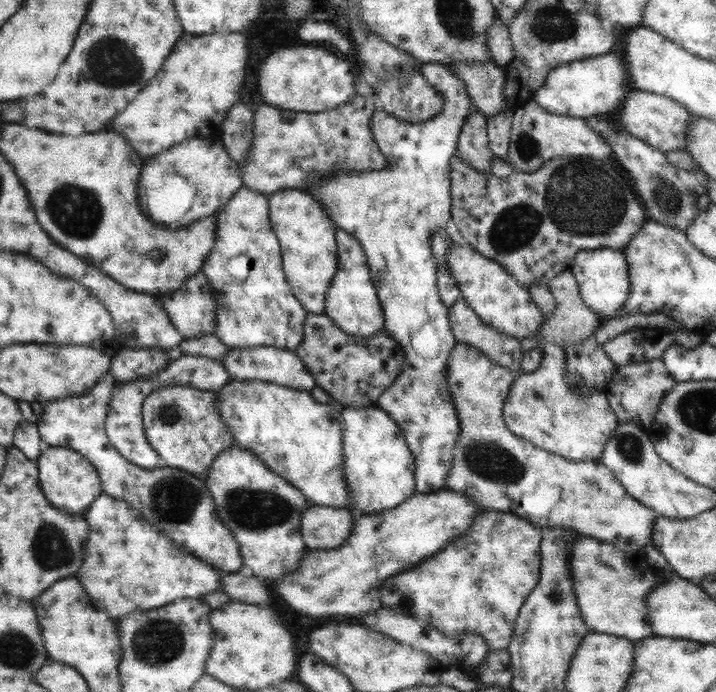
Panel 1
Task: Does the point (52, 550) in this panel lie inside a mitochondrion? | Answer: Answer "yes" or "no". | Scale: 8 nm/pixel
yes

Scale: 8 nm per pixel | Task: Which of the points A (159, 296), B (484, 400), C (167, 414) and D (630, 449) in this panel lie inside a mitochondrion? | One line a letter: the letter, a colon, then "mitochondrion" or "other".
A: other
B: other
C: mitochondrion
D: mitochondrion

